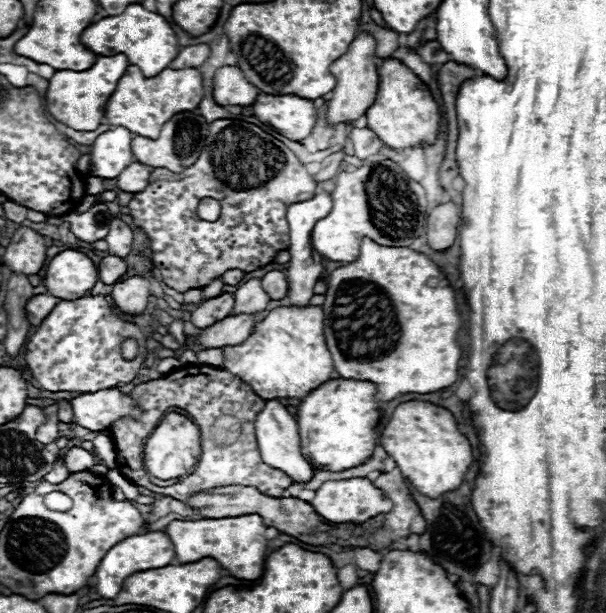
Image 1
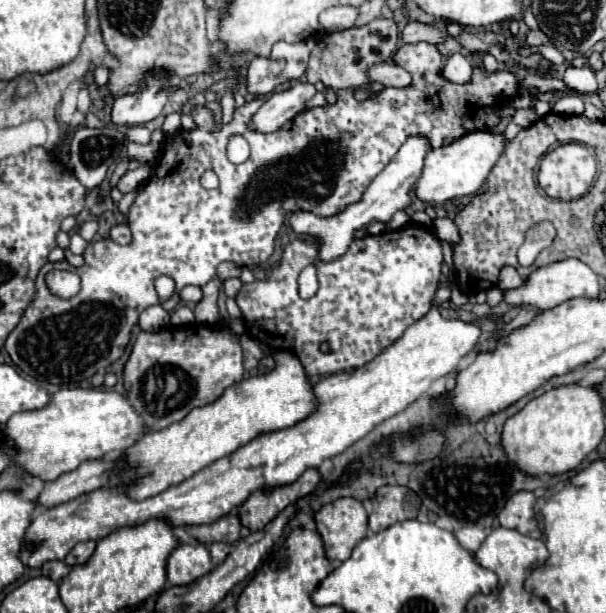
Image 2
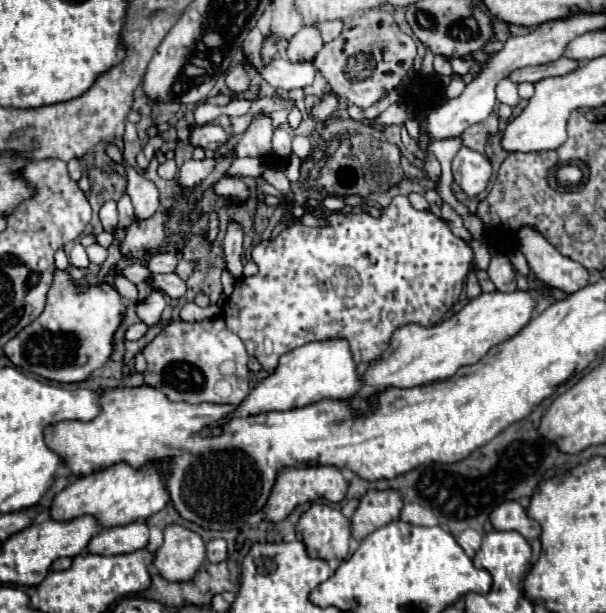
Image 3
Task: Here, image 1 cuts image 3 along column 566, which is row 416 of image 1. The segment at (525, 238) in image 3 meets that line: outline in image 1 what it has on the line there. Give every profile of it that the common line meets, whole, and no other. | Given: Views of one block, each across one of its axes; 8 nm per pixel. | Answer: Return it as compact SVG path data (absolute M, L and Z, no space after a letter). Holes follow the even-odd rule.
M268 400L266 408L258 414L254 426L256 426L256 442L258 442L260 456L268 466L278 468L284 474L288 474L292 478L292 482L310 482L312 480L314 466L300 452L298 424L296 424L294 416L286 410L284 404L280 404L278 400Z

